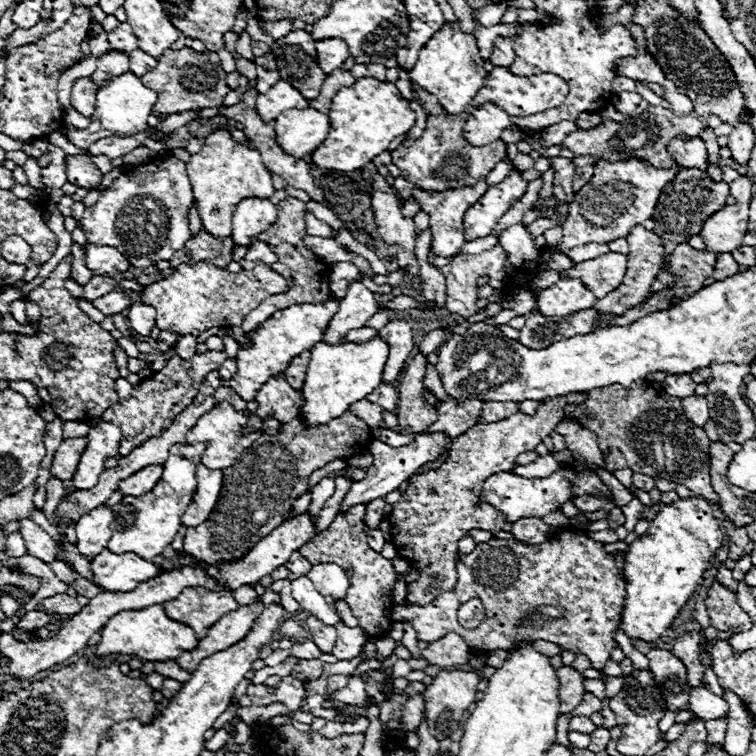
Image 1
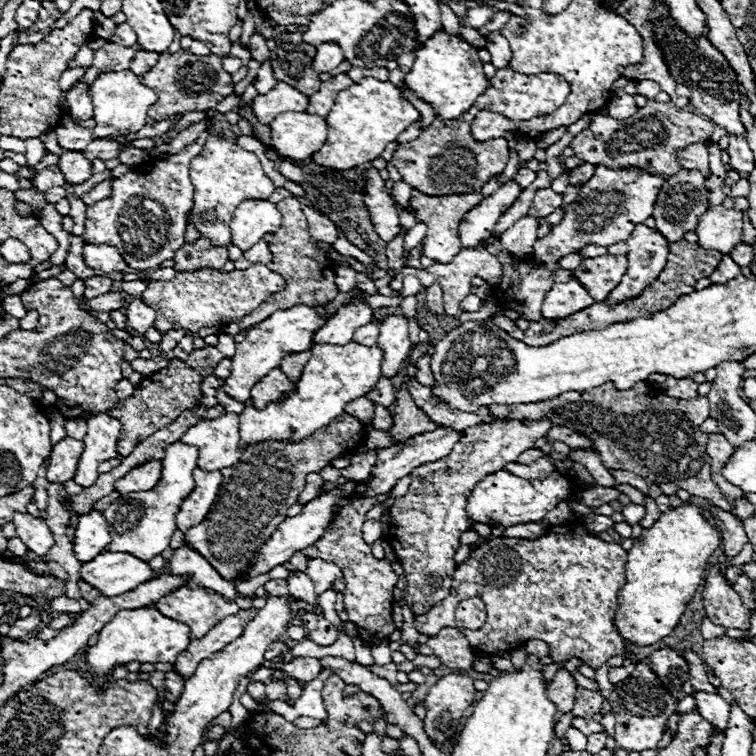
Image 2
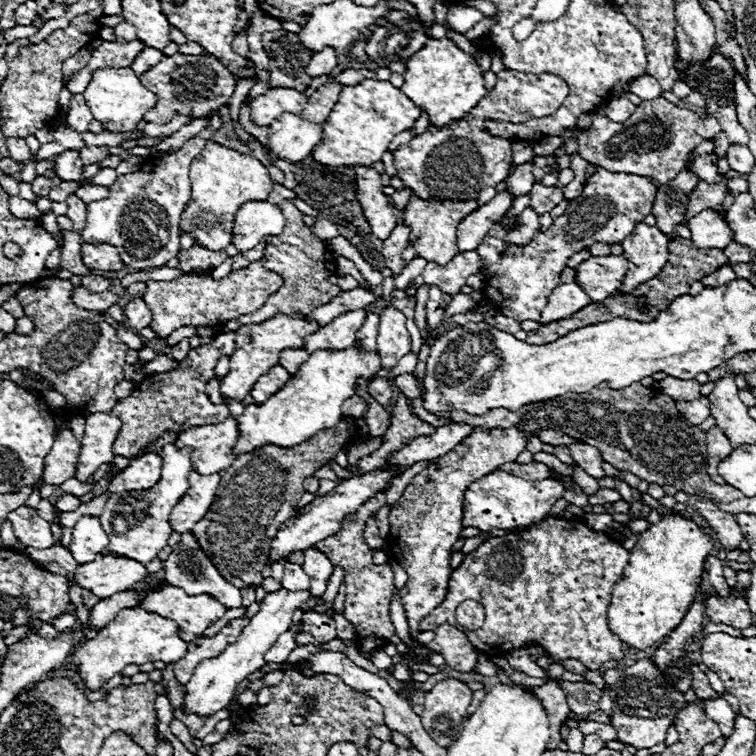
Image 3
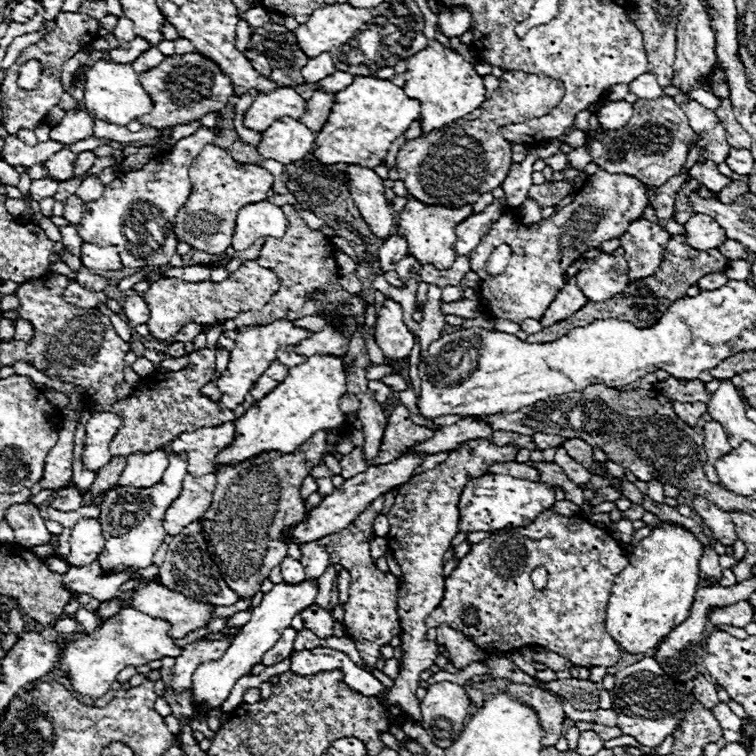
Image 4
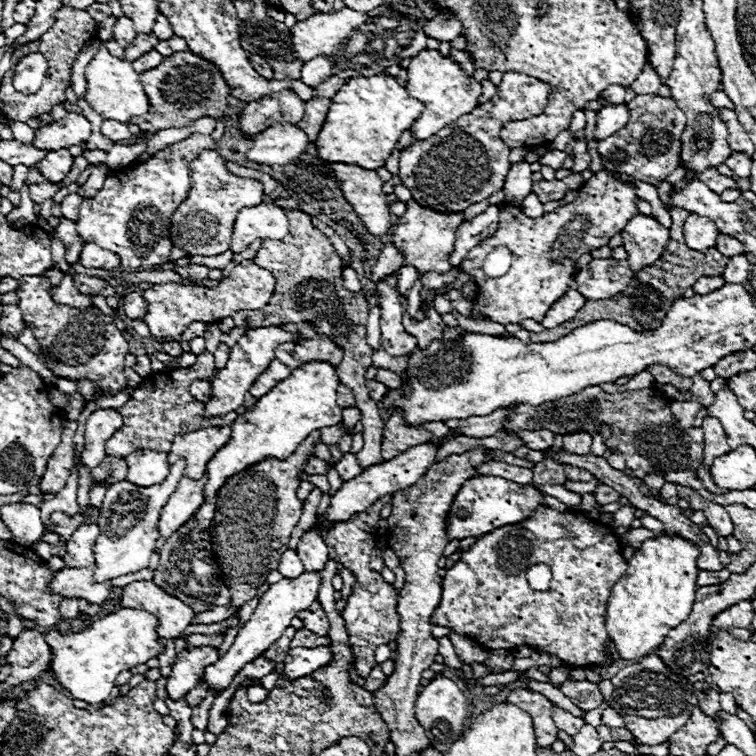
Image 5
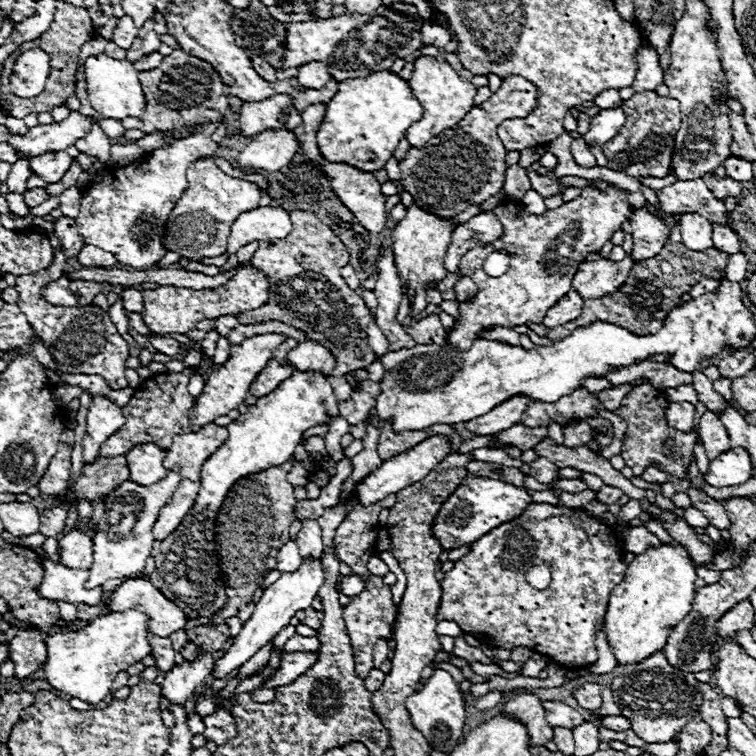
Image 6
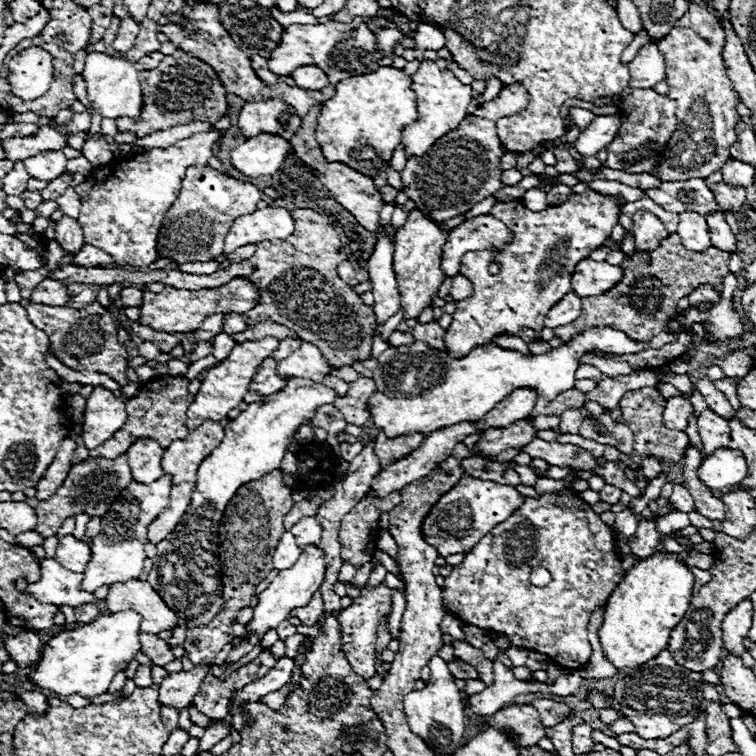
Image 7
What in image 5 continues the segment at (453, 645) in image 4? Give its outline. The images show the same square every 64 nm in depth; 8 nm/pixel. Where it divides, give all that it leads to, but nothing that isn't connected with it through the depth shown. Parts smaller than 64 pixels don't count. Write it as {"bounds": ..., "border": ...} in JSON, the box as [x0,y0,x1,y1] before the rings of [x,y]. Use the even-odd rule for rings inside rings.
{"bounds":[450,634,488,664],"border":[[[450,634],[450,640],[454,644],[454,650],[456,650],[456,656],[466,662],[466,664],[474,664],[474,662],[486,662],[488,658],[488,652],[476,644],[474,640],[466,638],[466,636],[460,636],[460,634]]]}

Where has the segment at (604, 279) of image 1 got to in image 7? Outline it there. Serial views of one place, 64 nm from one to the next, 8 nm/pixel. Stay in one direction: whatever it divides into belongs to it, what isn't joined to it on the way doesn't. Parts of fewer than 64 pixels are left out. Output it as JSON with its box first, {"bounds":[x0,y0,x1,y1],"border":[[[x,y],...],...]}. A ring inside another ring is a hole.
{"bounds":[570,258,622,298],"border":[[[584,258],[576,264],[570,284],[576,296],[586,298],[586,296],[598,296],[608,292],[620,278],[622,278],[620,266]]]}

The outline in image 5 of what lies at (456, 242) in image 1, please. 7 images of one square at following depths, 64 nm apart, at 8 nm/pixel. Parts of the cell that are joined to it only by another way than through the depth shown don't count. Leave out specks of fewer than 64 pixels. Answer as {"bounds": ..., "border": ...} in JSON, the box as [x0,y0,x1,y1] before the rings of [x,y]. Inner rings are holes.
{"bounds":[392,200,464,276],"border":[[[410,200],[406,214],[398,220],[398,226],[392,230],[392,242],[398,248],[398,252],[404,256],[404,264],[410,264],[416,268],[420,276],[426,272],[436,272],[436,274],[446,274],[450,270],[448,256],[454,248],[454,230],[464,222],[462,212],[454,214],[442,214],[442,212],[432,212],[428,208],[422,208],[418,202]]]}

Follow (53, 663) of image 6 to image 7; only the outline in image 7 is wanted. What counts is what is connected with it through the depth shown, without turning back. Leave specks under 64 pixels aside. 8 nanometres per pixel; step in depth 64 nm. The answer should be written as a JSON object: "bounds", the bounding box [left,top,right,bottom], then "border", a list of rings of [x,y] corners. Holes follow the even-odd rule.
{"bounds":[26,610,142,698],"border":[[[128,610],[120,614],[98,616],[94,622],[84,624],[76,630],[58,632],[42,646],[40,660],[26,674],[28,682],[62,696],[80,694],[92,698],[98,694],[106,694],[114,674],[126,670],[134,654],[140,652],[138,640],[140,618],[142,616],[138,612]]]}

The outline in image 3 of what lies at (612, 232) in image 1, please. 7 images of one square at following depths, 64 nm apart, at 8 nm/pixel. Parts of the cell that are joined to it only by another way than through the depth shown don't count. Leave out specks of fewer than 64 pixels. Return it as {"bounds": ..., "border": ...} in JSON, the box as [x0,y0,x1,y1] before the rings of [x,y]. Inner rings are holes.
{"bounds":[476,168,658,320],"border":[[[596,168],[596,172],[586,180],[584,190],[578,198],[570,200],[568,208],[562,216],[558,216],[548,230],[538,230],[526,246],[510,244],[506,256],[500,260],[500,236],[504,238],[510,226],[504,226],[502,220],[492,226],[492,232],[484,236],[480,248],[476,248],[478,256],[484,260],[486,278],[482,296],[504,316],[522,320],[540,320],[542,310],[548,304],[548,296],[554,288],[558,288],[560,274],[568,264],[568,258],[580,250],[590,248],[596,242],[618,244],[632,232],[632,224],[638,224],[652,210],[652,202],[658,186],[642,176],[628,176],[624,172],[608,172],[604,168]]]}

